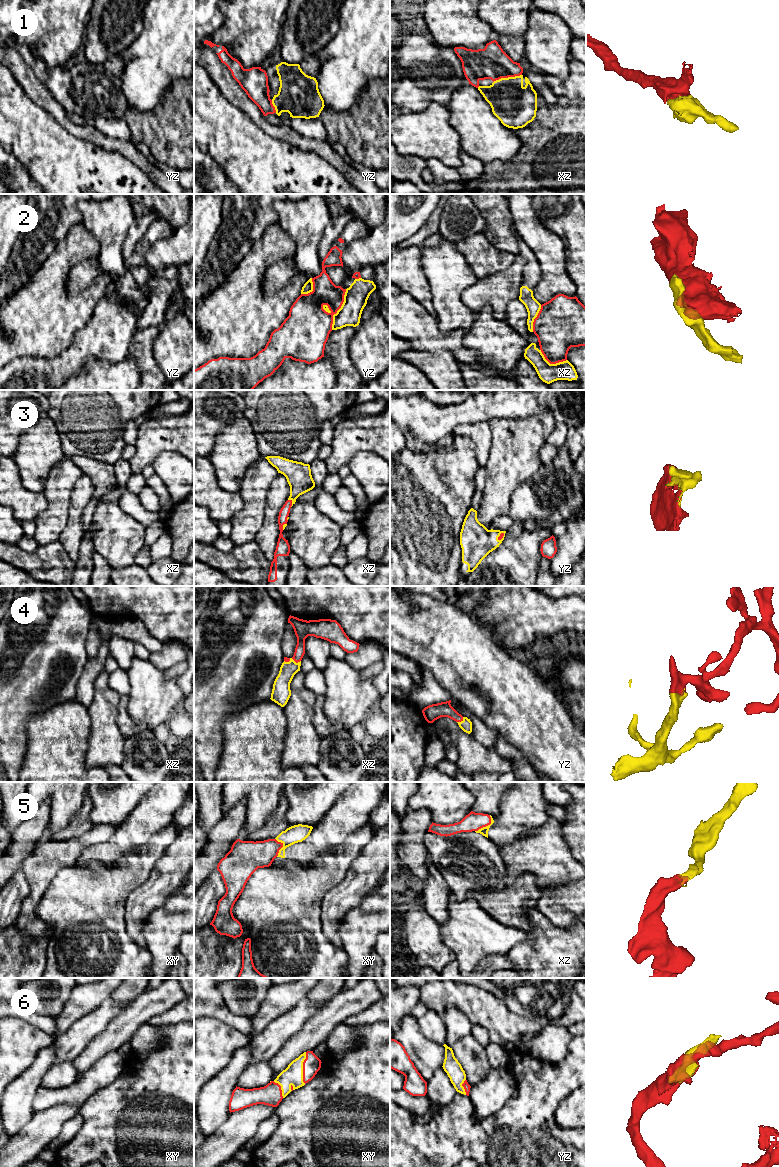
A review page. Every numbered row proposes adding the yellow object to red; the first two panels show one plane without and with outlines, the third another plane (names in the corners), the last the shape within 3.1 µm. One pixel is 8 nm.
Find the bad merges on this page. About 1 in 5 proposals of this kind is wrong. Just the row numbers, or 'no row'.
2

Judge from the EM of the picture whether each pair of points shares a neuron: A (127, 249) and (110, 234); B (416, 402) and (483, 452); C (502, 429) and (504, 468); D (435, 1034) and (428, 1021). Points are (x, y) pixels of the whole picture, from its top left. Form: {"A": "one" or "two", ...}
{"A": "two", "B": "two", "C": "one", "D": "one"}

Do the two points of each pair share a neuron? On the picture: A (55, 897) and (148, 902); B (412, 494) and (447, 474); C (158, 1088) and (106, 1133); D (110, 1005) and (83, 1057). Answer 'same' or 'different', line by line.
A: different
B: same
C: same
D: different

